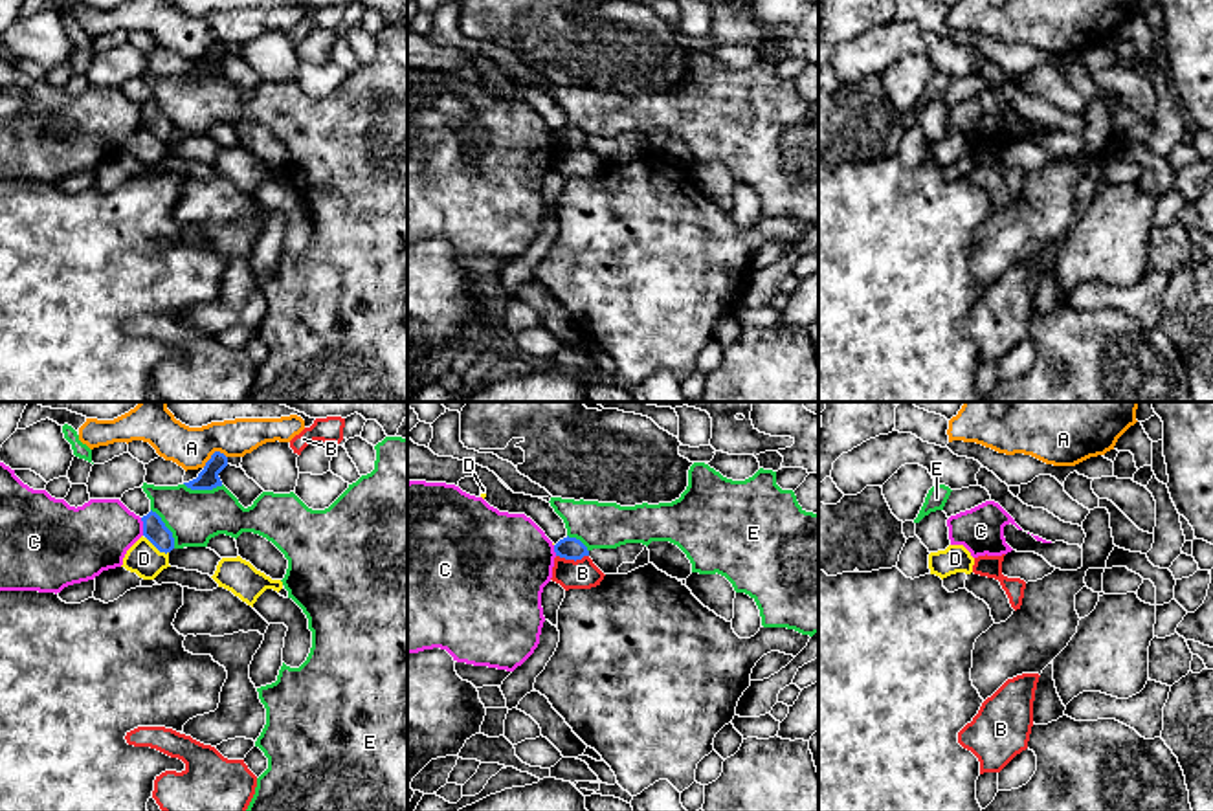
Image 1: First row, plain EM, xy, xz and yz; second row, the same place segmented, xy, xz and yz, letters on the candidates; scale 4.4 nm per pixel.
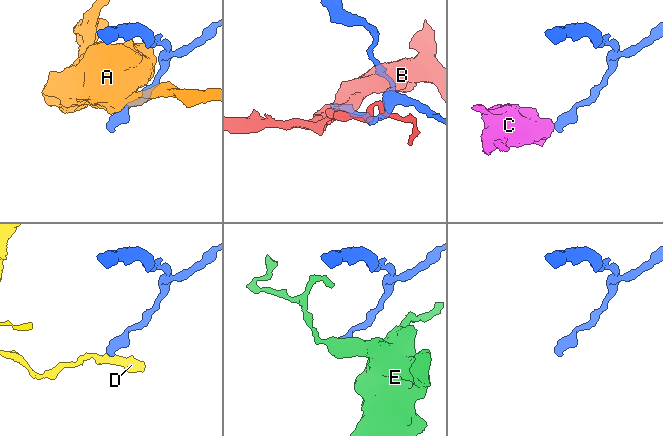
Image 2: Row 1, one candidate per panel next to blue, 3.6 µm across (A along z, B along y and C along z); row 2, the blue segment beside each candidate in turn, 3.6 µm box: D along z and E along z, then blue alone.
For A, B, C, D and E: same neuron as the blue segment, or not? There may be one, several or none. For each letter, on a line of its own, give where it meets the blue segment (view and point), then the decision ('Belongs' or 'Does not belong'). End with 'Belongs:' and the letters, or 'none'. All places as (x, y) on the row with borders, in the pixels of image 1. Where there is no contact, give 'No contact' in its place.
A: Touches blue at xy (213, 454). Does not belong
B: Touches blue at xz (573, 558). Does not belong
C: Touches blue at xy (144, 527). Does not belong
D: Touches blue at xy (156, 547). Does not belong
E: Touches blue at xy (167, 529). Does not belong
Belongs: none

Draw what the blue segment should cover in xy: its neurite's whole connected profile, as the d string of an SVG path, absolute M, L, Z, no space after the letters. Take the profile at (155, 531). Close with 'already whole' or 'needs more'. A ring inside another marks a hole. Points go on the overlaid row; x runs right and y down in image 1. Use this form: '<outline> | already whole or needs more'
M149 512L141 517L143 521L143 536L160 550L171 552L174 549L172 532L165 527L161 517L156 512Z | already whole

